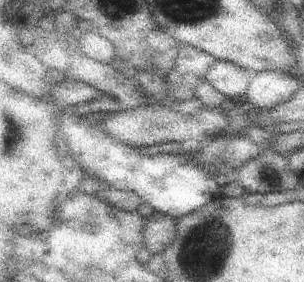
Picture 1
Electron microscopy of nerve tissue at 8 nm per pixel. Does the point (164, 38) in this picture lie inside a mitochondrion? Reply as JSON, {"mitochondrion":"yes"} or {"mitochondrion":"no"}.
{"mitochondrion":"no"}

